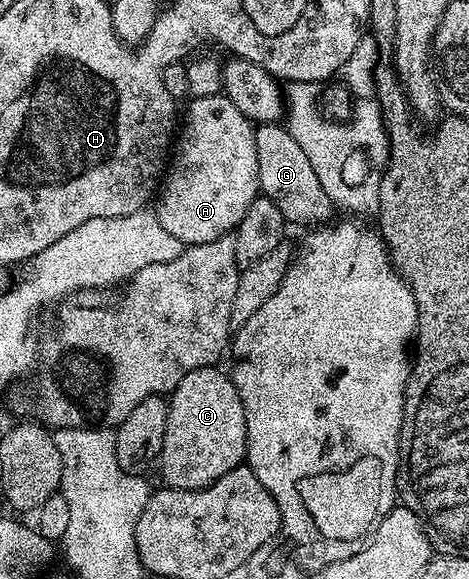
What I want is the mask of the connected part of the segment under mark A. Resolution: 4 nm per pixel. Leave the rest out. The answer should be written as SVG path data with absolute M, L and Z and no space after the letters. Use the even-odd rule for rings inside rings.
M224 93L199 97L189 104L156 200L157 207L155 203L159 225L183 245L210 243L230 234L243 213L247 213L247 205L259 197L254 124Z

